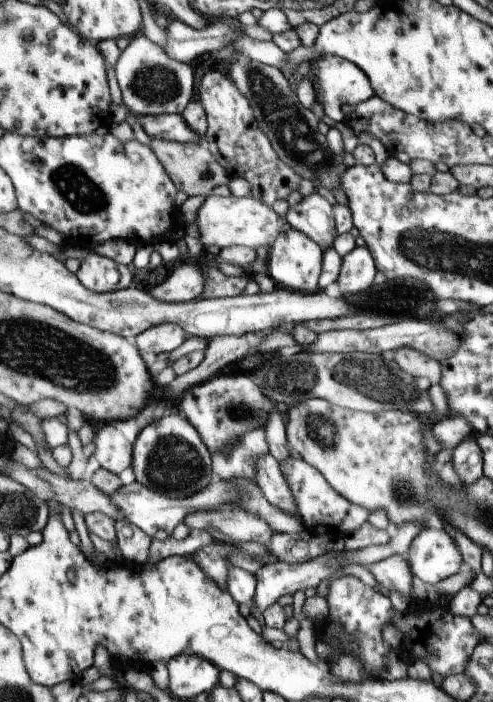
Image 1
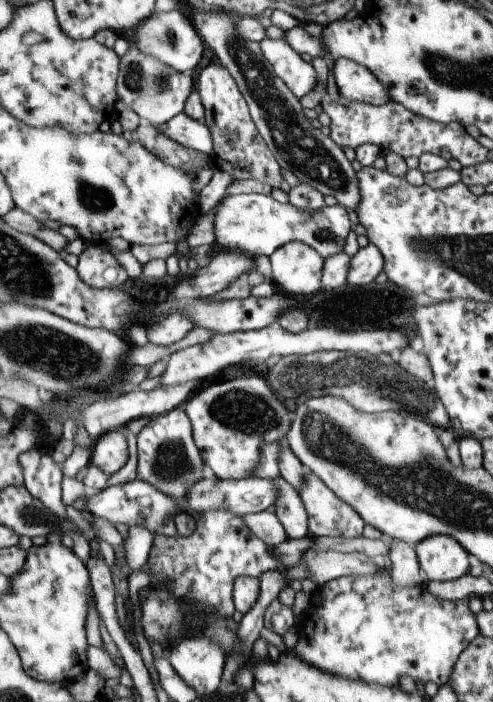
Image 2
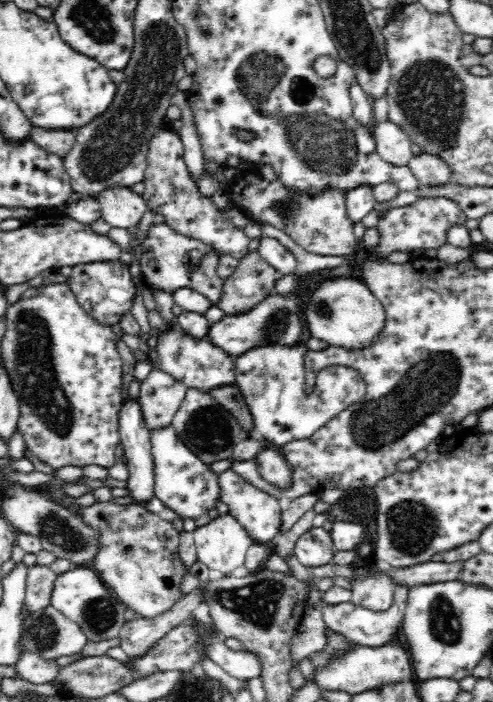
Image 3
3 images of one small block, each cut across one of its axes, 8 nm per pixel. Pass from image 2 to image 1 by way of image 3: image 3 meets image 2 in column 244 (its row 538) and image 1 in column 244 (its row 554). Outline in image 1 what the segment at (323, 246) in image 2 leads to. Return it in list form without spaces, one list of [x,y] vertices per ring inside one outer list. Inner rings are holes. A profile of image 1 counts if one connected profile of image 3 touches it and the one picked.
[[[233,194],[230,197],[208,195],[200,206],[195,219],[200,234],[200,242],[204,248],[209,245],[225,246],[249,246],[257,250],[260,247],[268,247],[270,240],[274,240],[285,230],[287,220],[280,218],[271,206],[251,195],[241,196]]]

